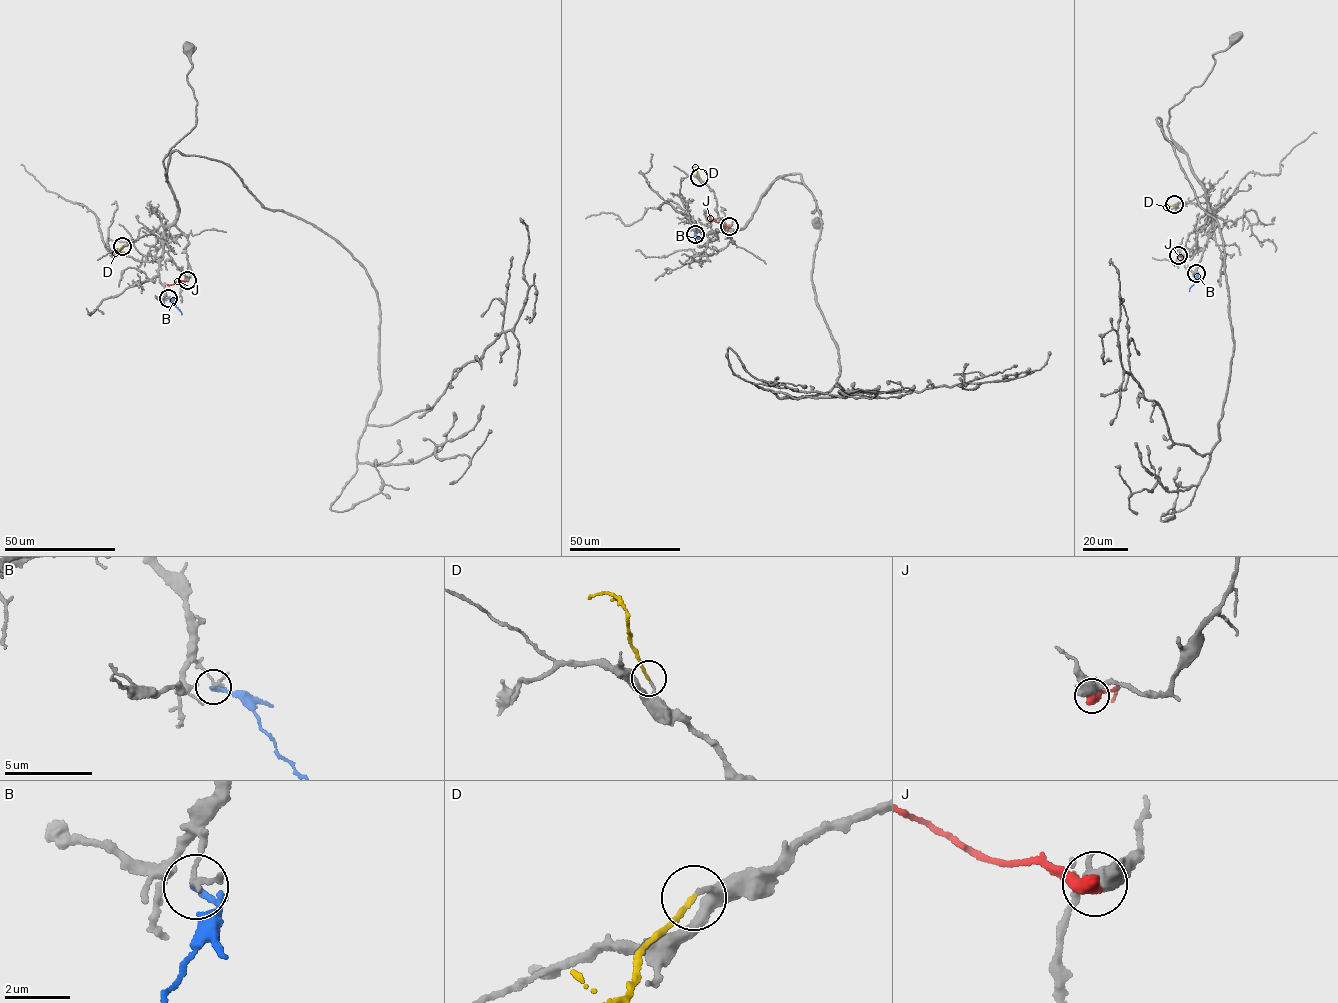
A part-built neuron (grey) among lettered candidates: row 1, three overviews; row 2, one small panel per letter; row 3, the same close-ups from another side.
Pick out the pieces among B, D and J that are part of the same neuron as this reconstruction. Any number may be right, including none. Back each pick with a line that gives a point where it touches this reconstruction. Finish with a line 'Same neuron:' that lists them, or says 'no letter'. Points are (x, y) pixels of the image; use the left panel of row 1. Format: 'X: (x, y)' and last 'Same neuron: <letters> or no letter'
D: (122, 246)
Same neuron: D

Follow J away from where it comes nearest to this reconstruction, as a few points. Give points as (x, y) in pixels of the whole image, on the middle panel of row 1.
J: (729, 226), (709, 218)

